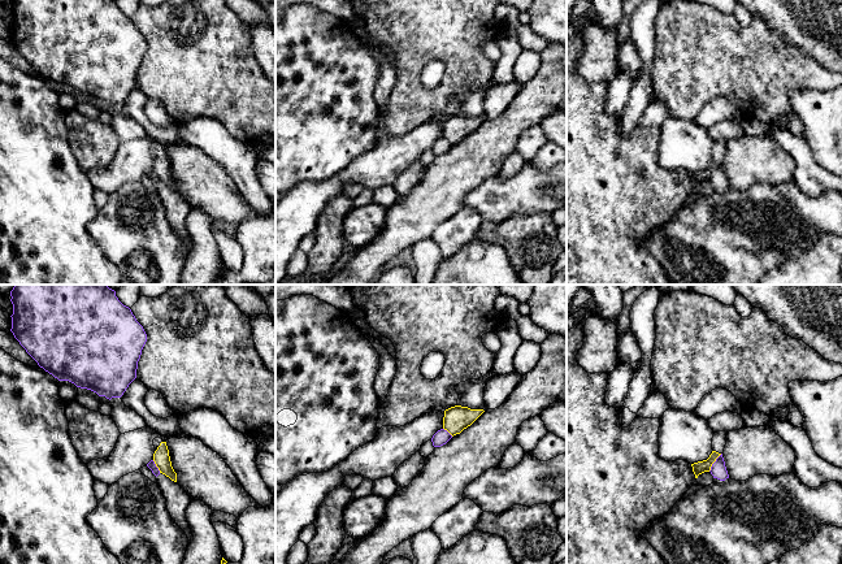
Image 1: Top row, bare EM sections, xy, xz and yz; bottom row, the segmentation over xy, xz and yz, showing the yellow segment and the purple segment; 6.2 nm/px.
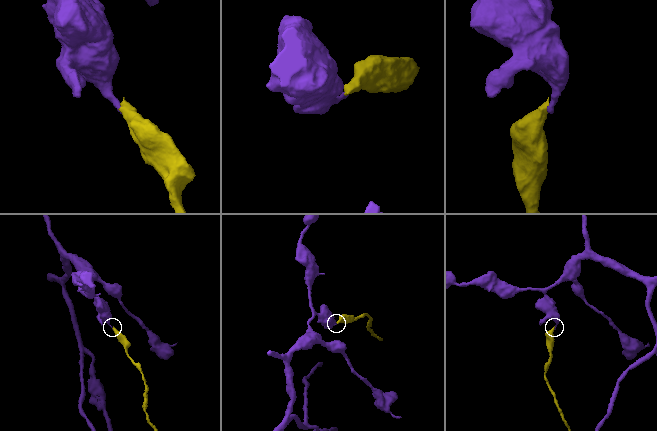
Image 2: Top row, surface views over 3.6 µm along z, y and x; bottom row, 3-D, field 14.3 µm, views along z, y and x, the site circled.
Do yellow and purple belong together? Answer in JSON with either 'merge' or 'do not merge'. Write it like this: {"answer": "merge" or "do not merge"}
{"answer": "do not merge"}

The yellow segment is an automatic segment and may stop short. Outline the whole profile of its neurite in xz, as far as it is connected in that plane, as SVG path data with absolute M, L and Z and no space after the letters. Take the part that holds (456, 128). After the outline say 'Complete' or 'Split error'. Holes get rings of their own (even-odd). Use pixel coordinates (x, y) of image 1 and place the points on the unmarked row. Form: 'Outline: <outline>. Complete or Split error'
Outline: M455 114L444 120L443 138L452 146L470 135L485 120Z. Complete

